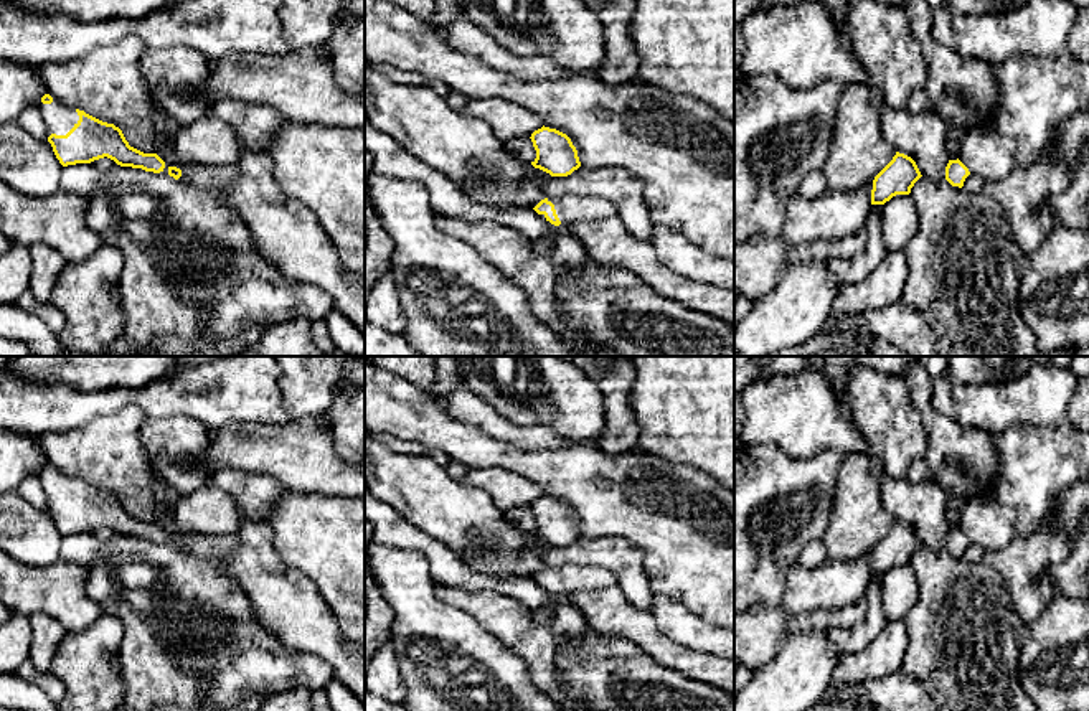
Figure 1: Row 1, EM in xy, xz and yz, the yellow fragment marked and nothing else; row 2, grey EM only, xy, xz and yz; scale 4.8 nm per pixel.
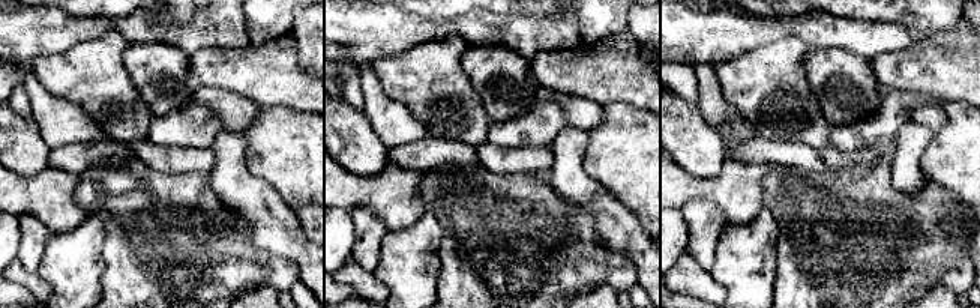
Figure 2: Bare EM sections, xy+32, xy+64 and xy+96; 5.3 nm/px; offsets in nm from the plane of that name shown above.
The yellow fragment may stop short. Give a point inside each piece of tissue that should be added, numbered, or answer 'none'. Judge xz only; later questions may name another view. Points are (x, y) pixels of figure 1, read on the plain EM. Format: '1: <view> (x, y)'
1: xz (571, 578)

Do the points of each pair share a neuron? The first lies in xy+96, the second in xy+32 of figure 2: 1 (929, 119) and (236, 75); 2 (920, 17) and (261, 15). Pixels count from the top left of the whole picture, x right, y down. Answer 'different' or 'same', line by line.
1: different
2: same

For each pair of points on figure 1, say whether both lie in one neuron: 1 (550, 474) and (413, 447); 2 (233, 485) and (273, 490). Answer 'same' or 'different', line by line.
1: different
2: same

